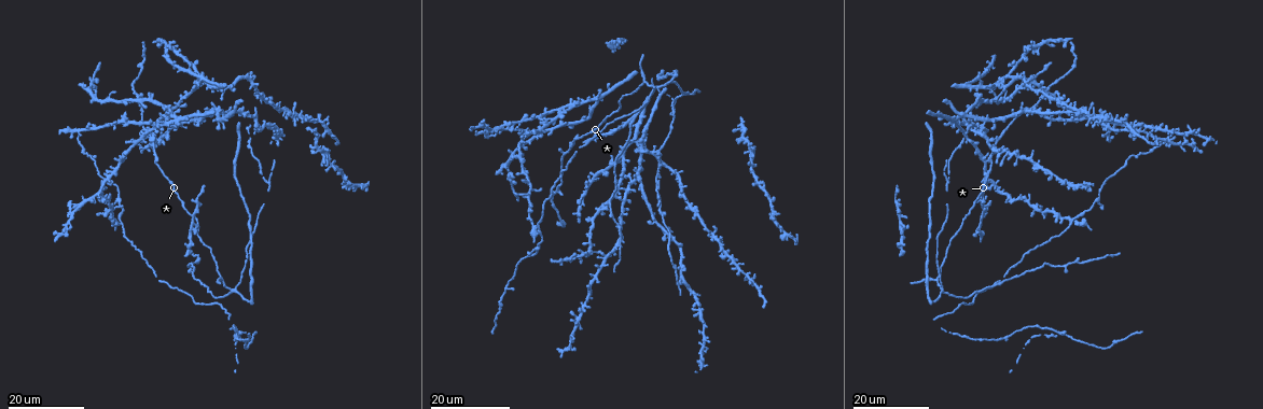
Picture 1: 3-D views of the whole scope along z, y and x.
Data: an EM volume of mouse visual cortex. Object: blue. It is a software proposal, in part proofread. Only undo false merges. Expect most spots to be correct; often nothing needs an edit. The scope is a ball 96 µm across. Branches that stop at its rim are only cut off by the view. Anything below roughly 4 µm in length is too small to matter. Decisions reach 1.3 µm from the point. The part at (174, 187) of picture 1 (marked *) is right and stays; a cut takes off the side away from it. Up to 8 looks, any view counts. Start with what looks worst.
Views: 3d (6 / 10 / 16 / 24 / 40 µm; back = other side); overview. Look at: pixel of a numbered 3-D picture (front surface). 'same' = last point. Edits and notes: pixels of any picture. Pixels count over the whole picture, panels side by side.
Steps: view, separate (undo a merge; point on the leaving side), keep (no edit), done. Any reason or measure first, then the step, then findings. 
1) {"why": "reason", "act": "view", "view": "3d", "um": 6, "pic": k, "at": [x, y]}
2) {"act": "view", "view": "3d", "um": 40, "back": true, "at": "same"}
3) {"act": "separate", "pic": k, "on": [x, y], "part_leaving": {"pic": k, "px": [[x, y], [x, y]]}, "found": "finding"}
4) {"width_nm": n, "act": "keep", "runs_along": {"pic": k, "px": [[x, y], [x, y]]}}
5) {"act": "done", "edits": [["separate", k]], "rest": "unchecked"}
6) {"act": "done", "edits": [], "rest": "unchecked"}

{"why": "side arm on a straight run", "act": "view", "view": "3d", "um": 24, "pic": 1, "at": [216, 302]}

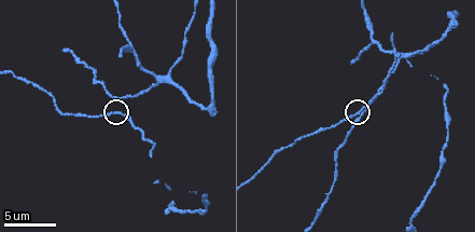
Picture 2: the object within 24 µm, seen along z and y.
{"act": "view", "view": "3d", "um": 6, "pic": 2, "at": [359, 114]}

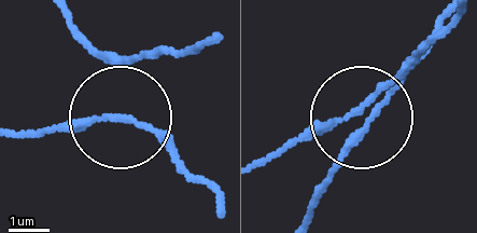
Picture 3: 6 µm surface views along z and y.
{"arms": 3, "act": "keep", "found": "all the same neuron"}

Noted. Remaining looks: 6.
{"act": "view", "view": "3d", "um": 16, "pic": 1, "at": [660, 209]}

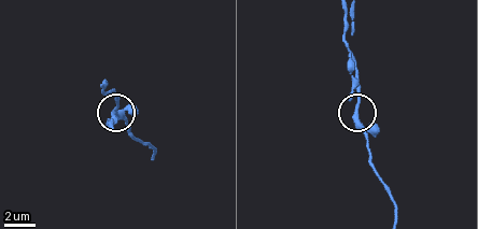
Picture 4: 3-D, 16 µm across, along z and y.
{"act": "view", "view": "3d", "um": 6, "pic": 4, "at": [355, 116]}

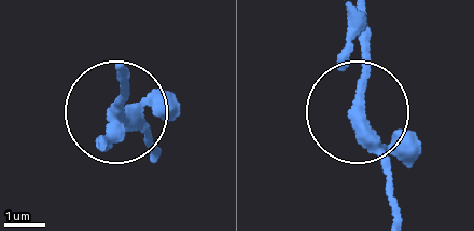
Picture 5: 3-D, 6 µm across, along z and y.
{"side_arm_um": 21, "act": "keep", "found": "continuous, no second neuron"}

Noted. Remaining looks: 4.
{"why": "three arms meet", "act": "view", "view": "3d", "um": 16, "pic": 1, "at": [1072, 220]}

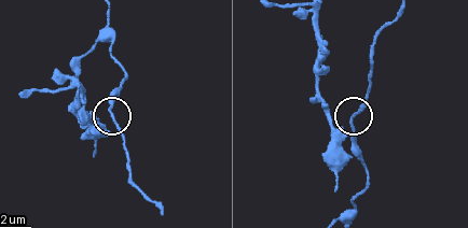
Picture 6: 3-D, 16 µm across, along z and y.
{"act": "view", "view": "3d", "um": 6, "pic": 6, "at": [111, 117]}

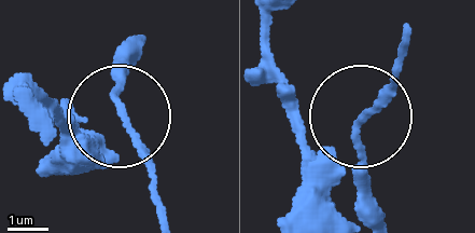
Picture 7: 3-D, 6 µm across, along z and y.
{"act": "keep", "runs_along": {"pic": 7, "px": [[403, 41], [392, 82], [362, 117], [362, 192]]}, "found": "one neuron here"}

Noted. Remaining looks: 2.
{"why": "a fork", "act": "view", "view": "3d", "um": 24, "pic": 1, "at": [694, 95]}

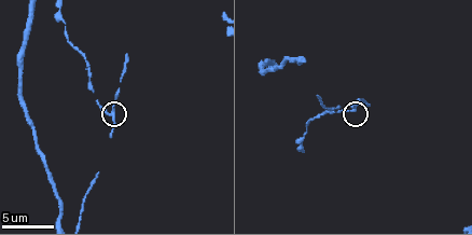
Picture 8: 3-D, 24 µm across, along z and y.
{"why": "zoom in", "act": "view", "view": "3d", "um": 6, "pic": 8, "at": [110, 111]}

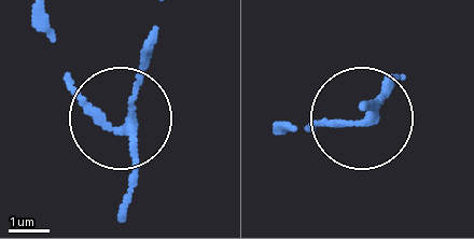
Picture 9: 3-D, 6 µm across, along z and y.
{"width_nm": 170, "act": "keep", "found": "one neuron here"}

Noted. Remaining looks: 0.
{"act": "done", "edits": [], "rest": "unchecked"}

